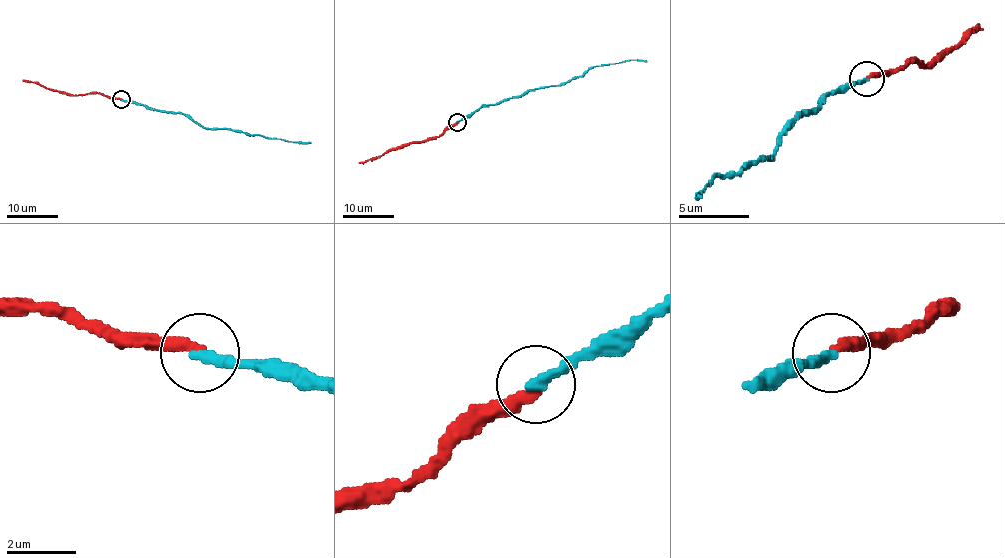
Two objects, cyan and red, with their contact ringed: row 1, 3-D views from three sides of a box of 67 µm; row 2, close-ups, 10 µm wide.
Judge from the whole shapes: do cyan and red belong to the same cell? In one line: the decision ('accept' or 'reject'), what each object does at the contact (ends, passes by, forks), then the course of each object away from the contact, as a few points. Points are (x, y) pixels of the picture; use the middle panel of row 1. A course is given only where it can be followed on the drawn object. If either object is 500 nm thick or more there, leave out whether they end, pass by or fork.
accept | cyan ends | red ends | cyan via (457, 121), (484, 106), (519, 97), (540, 87), (566, 84), (598, 65), (626, 60), (646, 61) | red via (457, 121), (438, 137), (404, 143), (358, 162)

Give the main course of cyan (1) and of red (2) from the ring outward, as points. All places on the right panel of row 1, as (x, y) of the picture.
1: (866, 77), (824, 98), (799, 116), (771, 155), (711, 179), (697, 193), (701, 197)
2: (866, 77), (890, 74), (908, 60), (925, 67), (978, 25)

